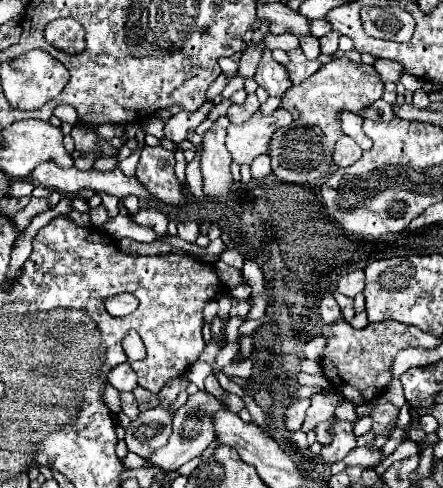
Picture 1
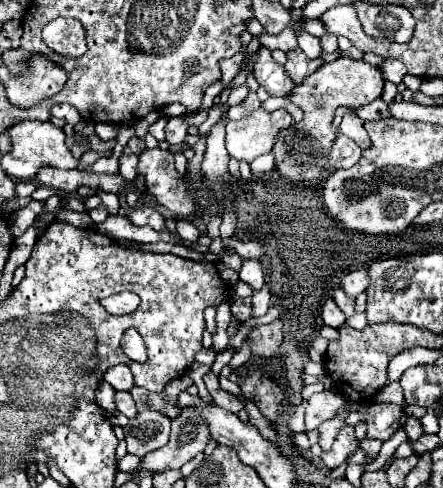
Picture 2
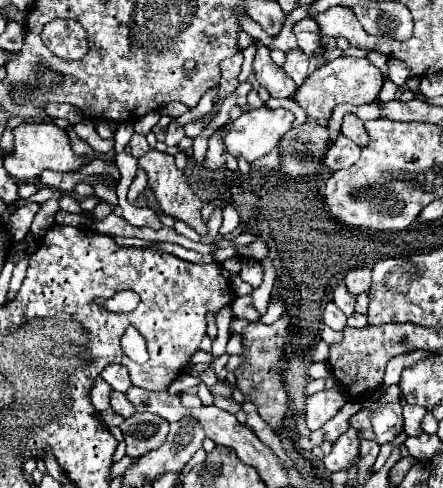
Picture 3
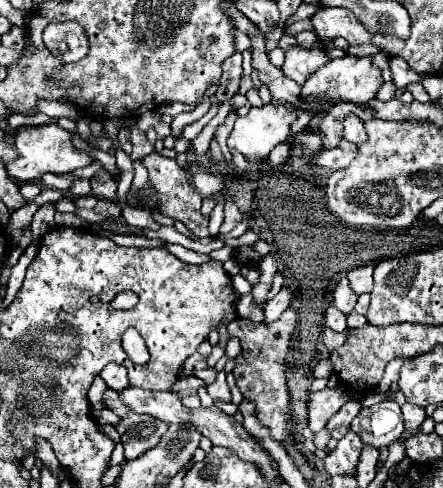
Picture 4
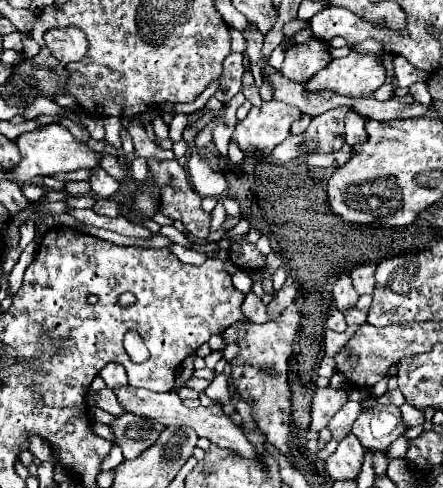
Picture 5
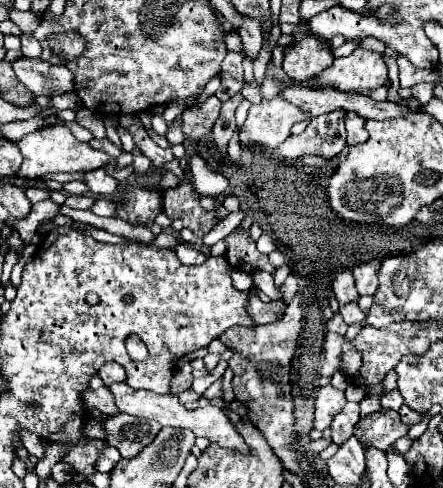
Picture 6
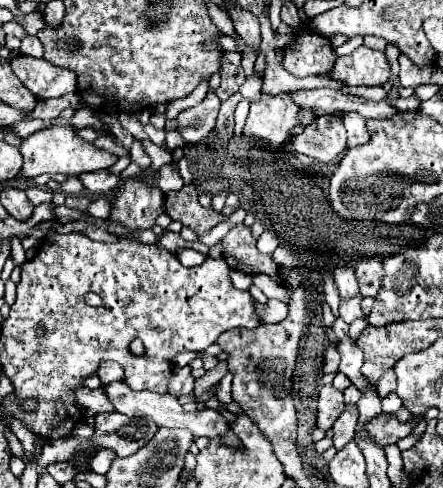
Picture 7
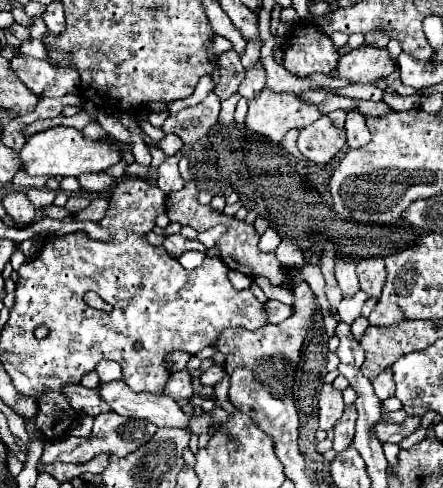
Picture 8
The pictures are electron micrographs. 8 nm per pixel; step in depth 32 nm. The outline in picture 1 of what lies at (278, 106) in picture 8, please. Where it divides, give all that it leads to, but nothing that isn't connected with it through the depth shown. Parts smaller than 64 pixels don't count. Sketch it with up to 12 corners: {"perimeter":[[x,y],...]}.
{"perimeter":[[260,110],[227,127],[226,146],[238,164],[268,152],[272,134],[292,116]]}

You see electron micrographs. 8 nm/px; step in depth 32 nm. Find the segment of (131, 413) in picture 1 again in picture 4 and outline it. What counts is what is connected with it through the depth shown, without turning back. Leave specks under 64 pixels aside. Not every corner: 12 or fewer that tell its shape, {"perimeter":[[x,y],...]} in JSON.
{"perimeter":[[106,390],[102,402],[108,410],[126,416],[130,410],[116,390]]}

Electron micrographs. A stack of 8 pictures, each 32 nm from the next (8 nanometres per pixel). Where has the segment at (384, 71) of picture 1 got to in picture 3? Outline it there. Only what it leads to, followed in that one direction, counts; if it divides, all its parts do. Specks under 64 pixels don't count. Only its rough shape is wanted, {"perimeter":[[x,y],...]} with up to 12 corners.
{"perimeter":[[388,60],[388,78],[400,88],[414,76],[402,60]]}

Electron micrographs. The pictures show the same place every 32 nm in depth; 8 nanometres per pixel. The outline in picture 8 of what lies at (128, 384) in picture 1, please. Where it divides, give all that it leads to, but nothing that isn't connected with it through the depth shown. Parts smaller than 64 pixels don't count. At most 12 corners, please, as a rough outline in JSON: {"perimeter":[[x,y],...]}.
{"perimeter":[[100,362],[94,372],[100,380],[120,380],[116,362]]}

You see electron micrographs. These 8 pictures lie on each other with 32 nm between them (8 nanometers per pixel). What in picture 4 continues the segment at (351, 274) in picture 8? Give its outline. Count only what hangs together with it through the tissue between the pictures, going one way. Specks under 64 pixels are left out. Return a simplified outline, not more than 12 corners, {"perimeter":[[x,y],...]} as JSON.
{"perimeter":[[346,276],[334,288],[334,306],[348,314],[354,310],[358,294]]}

